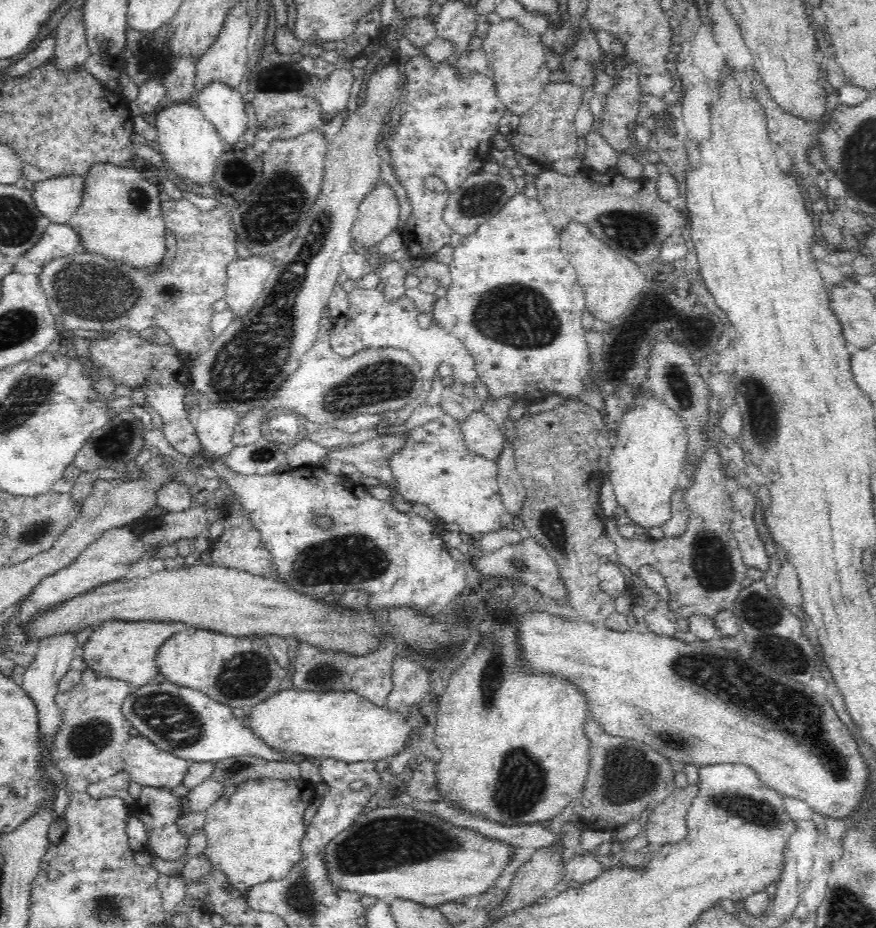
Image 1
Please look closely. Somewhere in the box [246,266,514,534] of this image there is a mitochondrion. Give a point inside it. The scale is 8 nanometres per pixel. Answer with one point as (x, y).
(384, 381)

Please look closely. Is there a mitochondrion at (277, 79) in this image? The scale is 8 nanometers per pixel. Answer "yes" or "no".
yes

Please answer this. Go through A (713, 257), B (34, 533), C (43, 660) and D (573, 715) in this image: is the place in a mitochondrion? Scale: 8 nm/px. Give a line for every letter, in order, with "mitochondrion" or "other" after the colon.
A: other
B: mitochondrion
C: other
D: other

